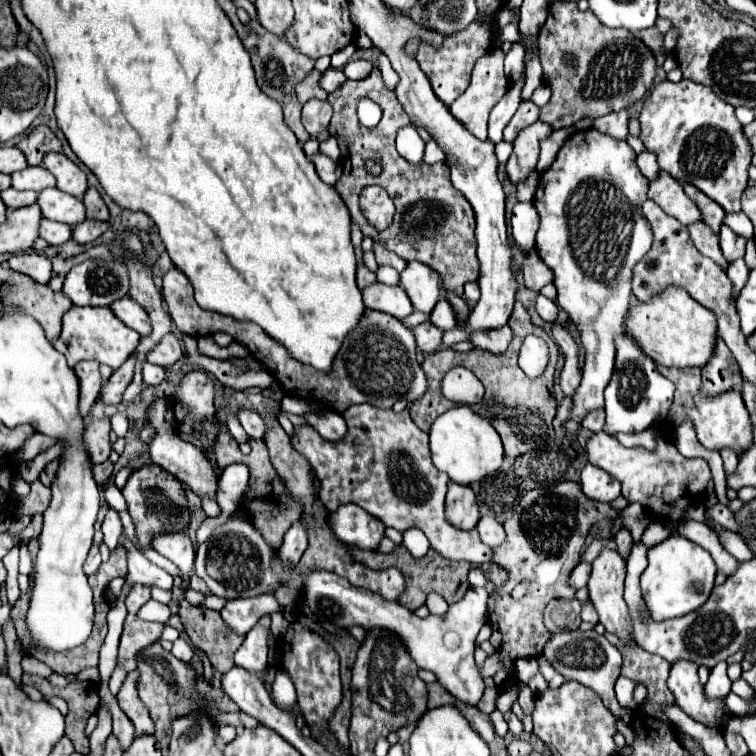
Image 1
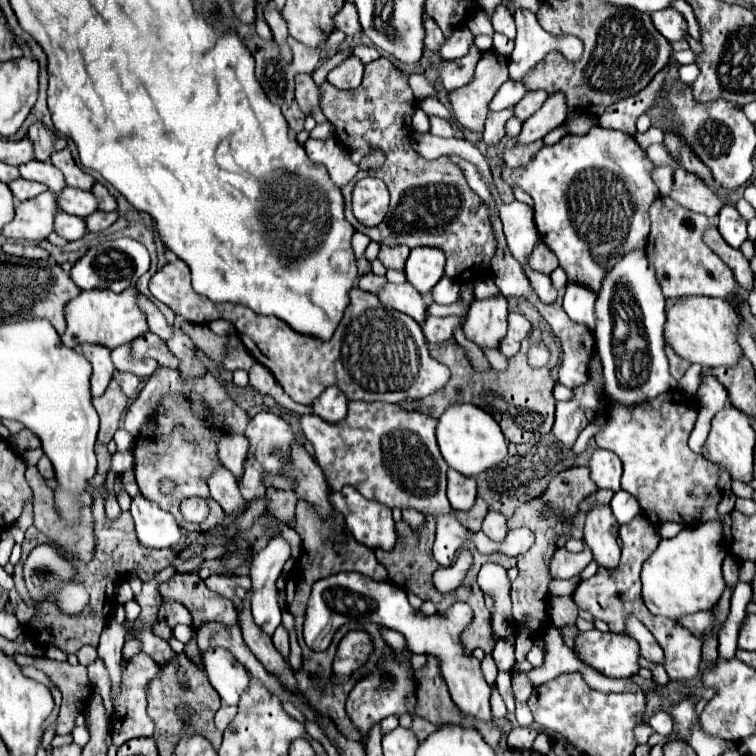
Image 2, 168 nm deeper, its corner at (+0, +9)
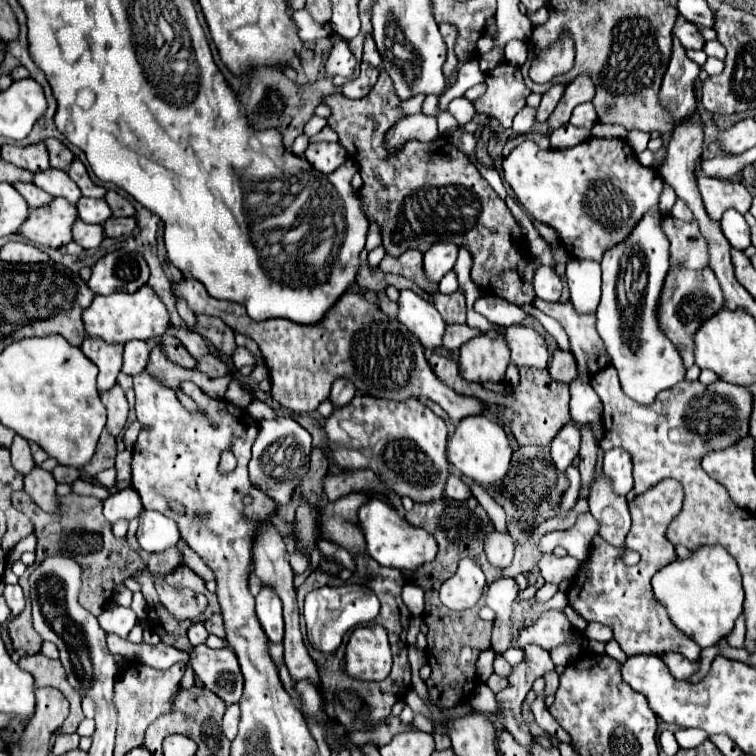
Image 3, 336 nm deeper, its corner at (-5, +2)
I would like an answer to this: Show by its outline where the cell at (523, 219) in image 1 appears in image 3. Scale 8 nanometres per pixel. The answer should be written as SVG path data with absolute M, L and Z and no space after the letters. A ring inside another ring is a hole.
M538 267L534 275L534 289L536 289L536 297L554 303L560 299L562 281L552 267Z

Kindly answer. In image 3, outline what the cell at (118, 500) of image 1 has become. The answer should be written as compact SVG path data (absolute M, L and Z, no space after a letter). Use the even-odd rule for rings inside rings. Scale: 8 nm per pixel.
M142 511L138 523L136 537L144 551L164 551L180 541L176 523L158 511Z

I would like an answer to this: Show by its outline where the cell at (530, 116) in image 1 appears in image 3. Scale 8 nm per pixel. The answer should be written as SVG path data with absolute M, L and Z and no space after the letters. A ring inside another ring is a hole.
M552 85L552 87L542 95L542 103L540 103L540 107L538 107L536 121L546 121L546 119L552 115L552 111L556 109L560 97L564 95L564 89L566 89L564 85Z

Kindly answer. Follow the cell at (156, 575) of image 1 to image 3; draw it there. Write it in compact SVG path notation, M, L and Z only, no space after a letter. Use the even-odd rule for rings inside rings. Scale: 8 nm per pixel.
M194 623L190 629L188 629L188 639L192 645L198 645L198 643L204 643L208 639L208 631L204 629L202 623Z

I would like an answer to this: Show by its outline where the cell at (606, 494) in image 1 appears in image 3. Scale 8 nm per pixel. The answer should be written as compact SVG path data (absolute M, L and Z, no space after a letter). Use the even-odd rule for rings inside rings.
M610 449L604 453L604 473L612 479L612 487L618 495L626 495L632 489L632 455L626 449Z

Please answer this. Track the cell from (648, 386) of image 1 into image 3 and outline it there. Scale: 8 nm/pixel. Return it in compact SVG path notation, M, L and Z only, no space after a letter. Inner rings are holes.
M646 213L628 235L628 241L612 245L612 249L604 253L602 299L596 311L598 333L618 371L624 393L644 405L650 405L660 391L674 387L686 375L680 351L660 333L662 329L656 317L660 289L670 269L668 237L664 237L660 229L662 219L662 213Z

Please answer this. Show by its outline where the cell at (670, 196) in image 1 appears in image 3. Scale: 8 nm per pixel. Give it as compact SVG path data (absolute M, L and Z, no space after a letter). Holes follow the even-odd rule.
M698 177L698 187L704 199L704 207L714 221L720 221L726 209L736 209L738 213L746 213L752 203L752 195L738 181L716 179L716 177Z

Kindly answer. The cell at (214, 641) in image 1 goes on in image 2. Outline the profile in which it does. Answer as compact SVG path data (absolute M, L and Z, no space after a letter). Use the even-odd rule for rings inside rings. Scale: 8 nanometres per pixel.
M177 572L169 582L159 586L163 596L179 600L193 616L195 628L207 622L223 622L225 626L237 624L237 610L229 598L209 592L195 572Z

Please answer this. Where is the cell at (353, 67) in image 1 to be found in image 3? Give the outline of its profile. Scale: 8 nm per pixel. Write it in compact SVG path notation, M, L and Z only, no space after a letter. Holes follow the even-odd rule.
M366 35L366 37L364 37L364 57L362 57L362 61L370 63L370 65L374 65L374 67L378 67L378 65L382 63L382 57L380 57L376 45L374 45L372 35Z

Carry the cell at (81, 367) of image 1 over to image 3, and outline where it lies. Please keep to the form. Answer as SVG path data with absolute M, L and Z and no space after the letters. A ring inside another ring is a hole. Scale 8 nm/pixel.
M86 337L80 345L82 353L98 365L98 391L108 391L114 387L116 377L122 367L122 345L108 345L106 341L100 341L98 337Z

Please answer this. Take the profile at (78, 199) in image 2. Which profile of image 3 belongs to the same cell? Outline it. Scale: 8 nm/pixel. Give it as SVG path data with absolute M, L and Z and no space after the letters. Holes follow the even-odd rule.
M82 197L76 203L76 209L78 209L78 215L84 223L100 223L102 225L106 219L112 217L112 211L104 199Z

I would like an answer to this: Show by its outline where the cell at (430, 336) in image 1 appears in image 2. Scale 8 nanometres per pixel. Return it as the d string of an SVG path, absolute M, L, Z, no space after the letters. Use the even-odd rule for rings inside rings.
M427 316L425 322L421 324L421 330L425 334L425 340L429 344L441 344L447 342L453 336L453 330L461 324L457 316L445 316L445 318L435 318Z

